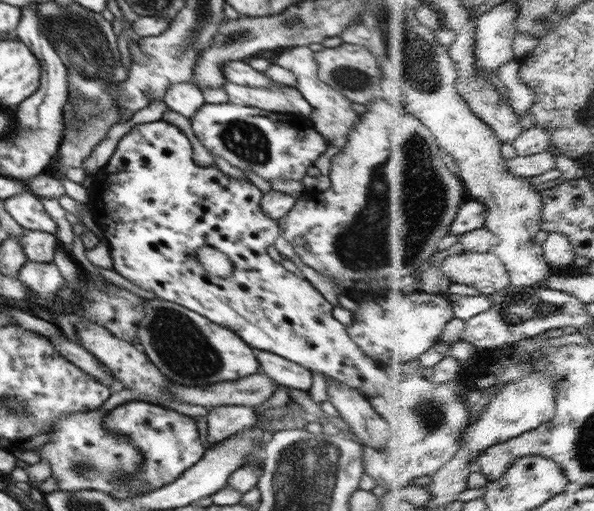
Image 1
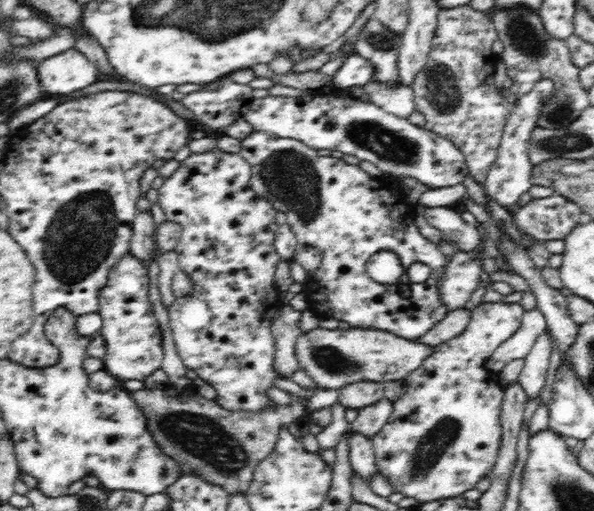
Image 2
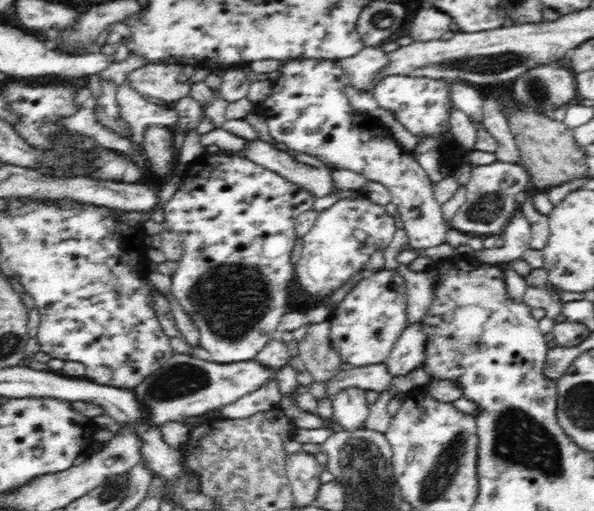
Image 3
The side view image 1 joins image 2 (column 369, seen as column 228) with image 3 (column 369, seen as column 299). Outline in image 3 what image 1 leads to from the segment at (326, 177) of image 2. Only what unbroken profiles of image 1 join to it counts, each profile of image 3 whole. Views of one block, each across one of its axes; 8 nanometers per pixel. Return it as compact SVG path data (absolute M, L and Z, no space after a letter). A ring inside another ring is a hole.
M376 270L364 280L360 280L346 294L337 307L328 317L330 325L330 336L333 350L340 355L342 362L347 366L368 366L374 363L384 363L389 358L395 343L406 326L406 280L401 276L399 270Z

